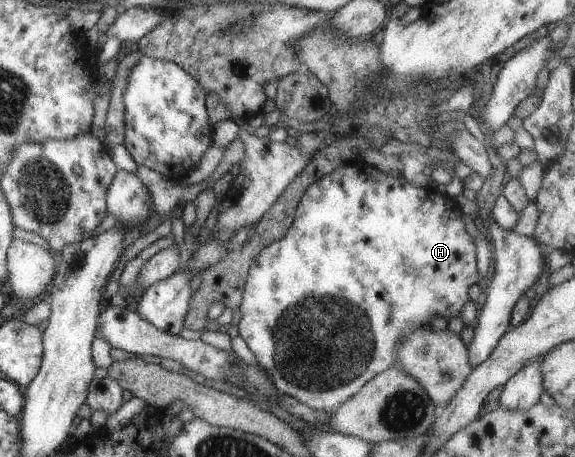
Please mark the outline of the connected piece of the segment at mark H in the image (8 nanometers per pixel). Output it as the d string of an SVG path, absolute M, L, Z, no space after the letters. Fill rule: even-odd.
M362 160L338 165L333 171L324 173L318 180L306 187L297 202L293 220L286 232L275 241L267 244L250 264L242 291L241 312L238 320L238 334L254 355L260 369L268 374L279 393L292 396L312 410L332 412L346 402L365 382L379 372L392 366L397 359L399 341L420 326L429 325L432 318L442 316L448 319L460 316L462 305L468 299L468 287L476 283L476 257L473 238L466 233L462 212L454 198L441 190L429 186L410 185L401 176L390 175Z

